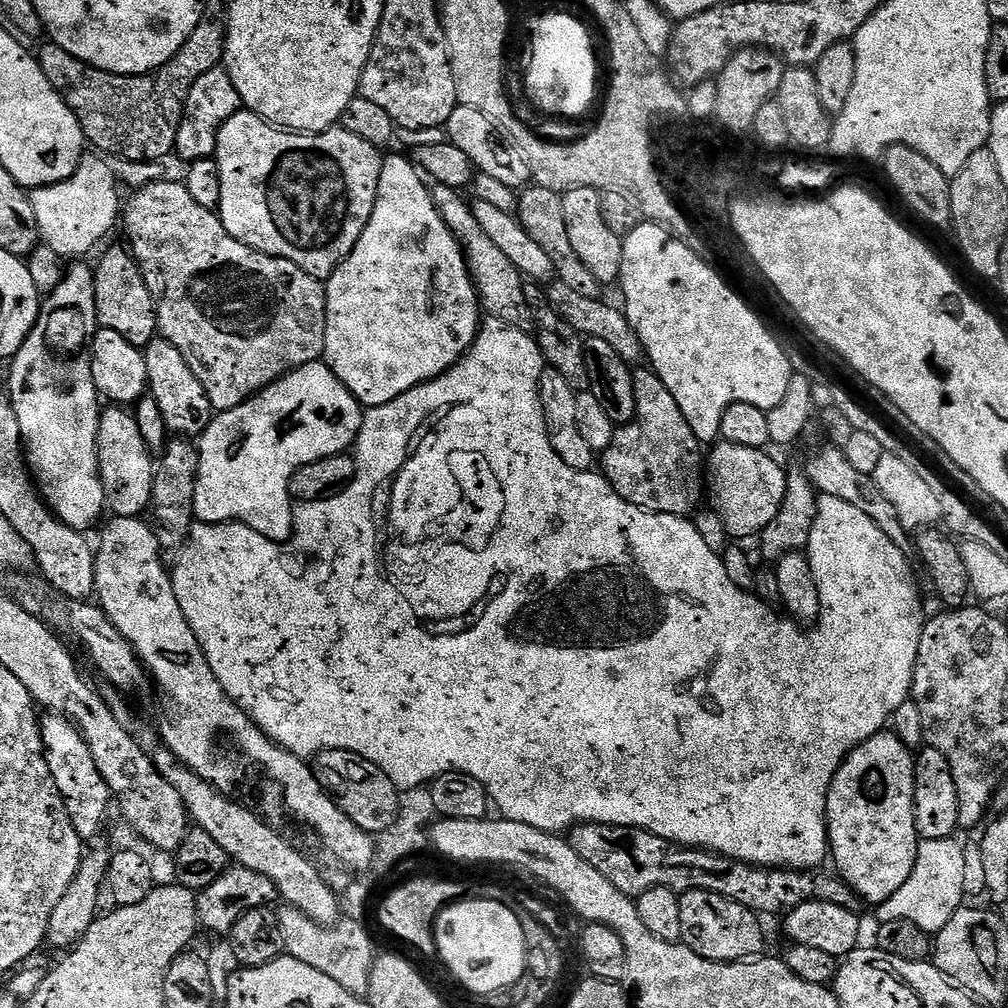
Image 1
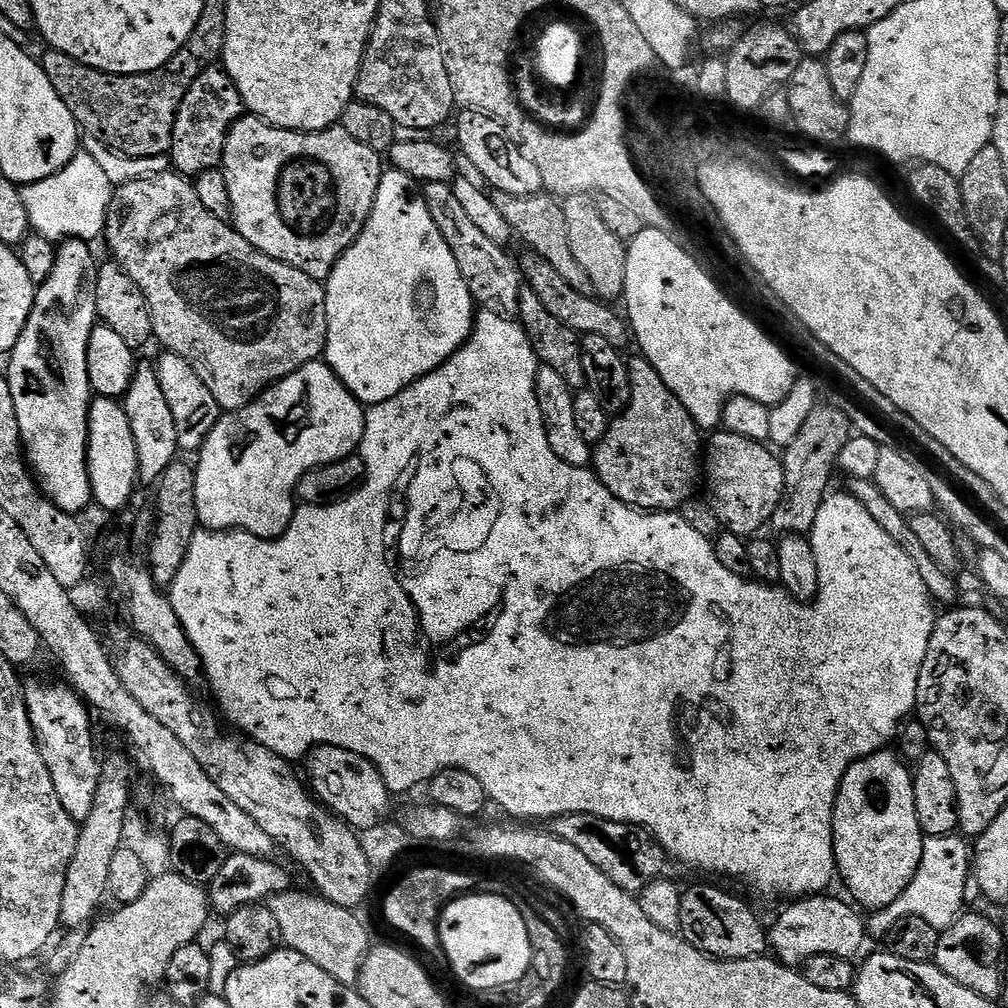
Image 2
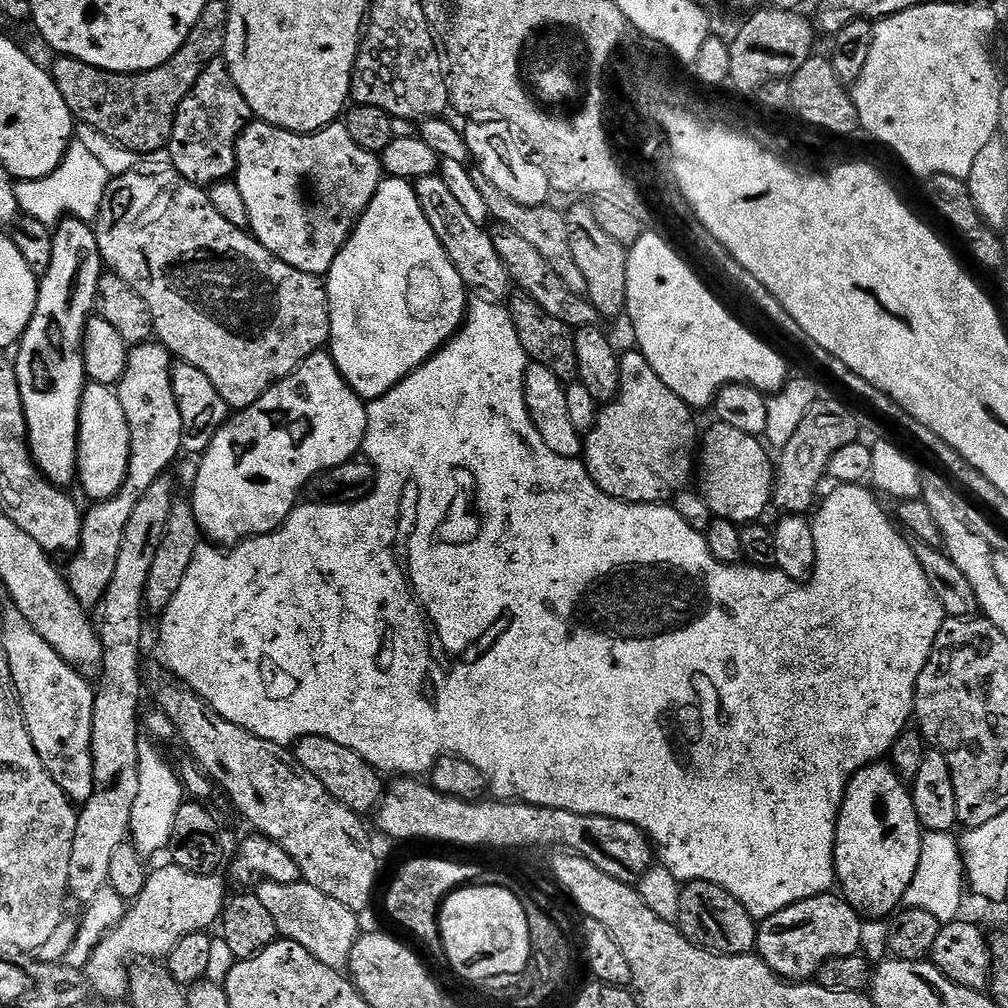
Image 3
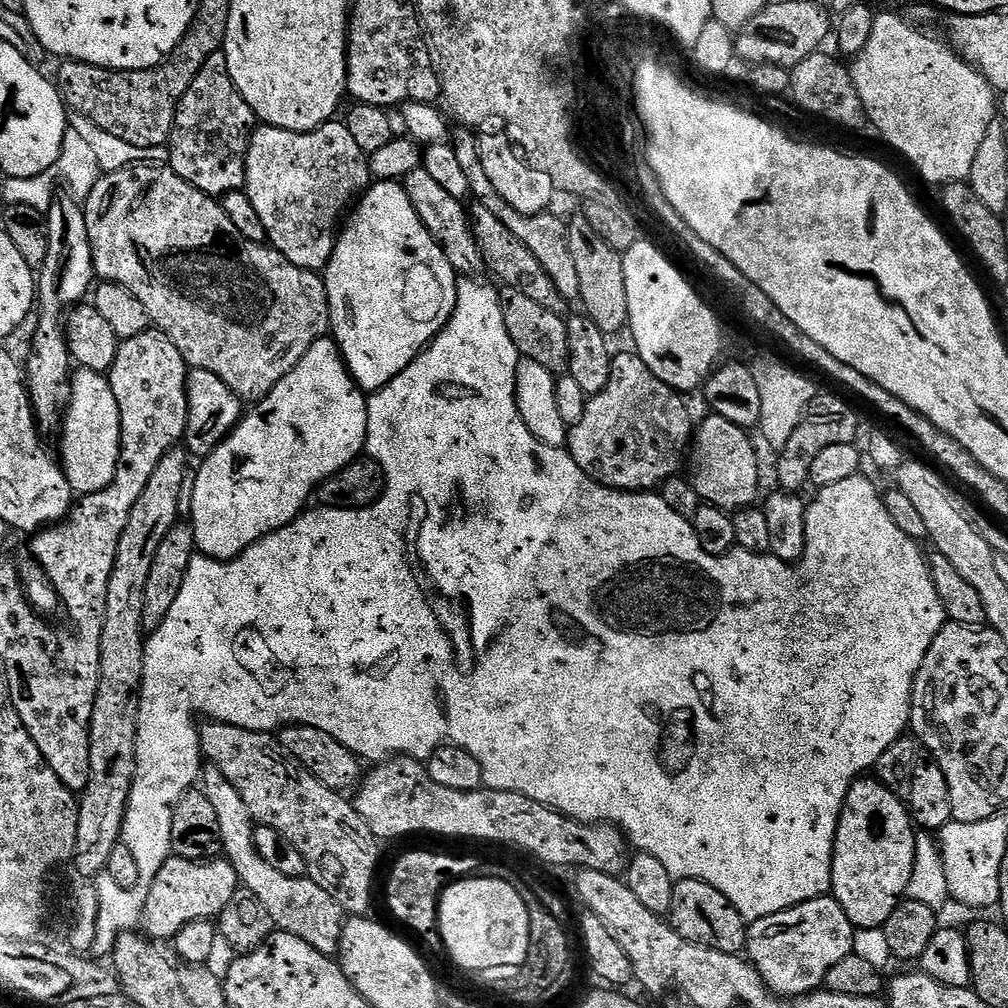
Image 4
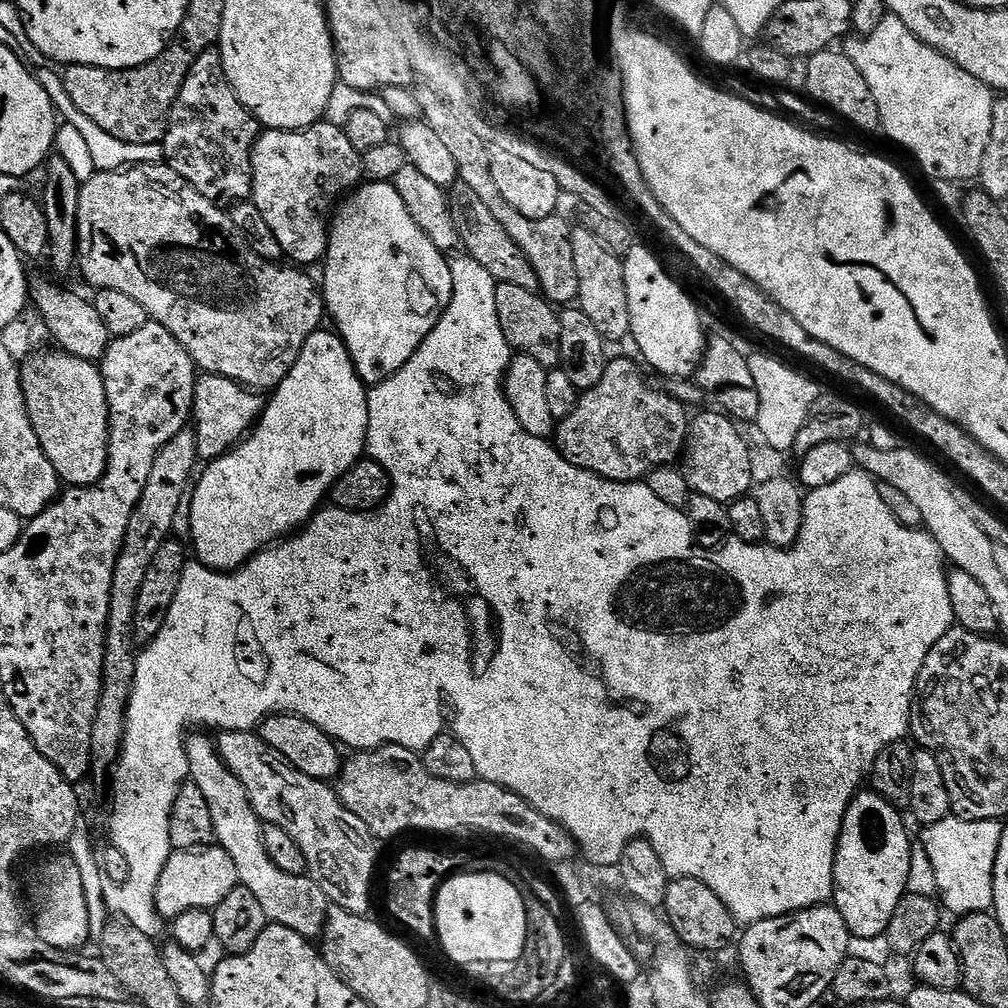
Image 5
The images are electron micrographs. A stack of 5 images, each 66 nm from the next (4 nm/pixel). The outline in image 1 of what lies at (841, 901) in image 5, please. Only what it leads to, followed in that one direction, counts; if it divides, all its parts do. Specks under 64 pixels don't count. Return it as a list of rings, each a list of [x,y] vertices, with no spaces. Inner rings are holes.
[[[885,730],[874,734],[866,742],[862,742],[852,750],[842,762],[838,774],[834,774],[834,782],[828,791],[828,847],[830,849],[831,863],[836,863],[835,871],[840,879],[847,882],[853,890],[856,891],[857,897],[864,900],[871,906],[880,905],[892,894],[898,892],[905,885],[906,880],[910,878],[911,871],[914,870],[916,859],[918,858],[918,848],[921,842],[920,835],[916,833],[916,819],[914,818],[914,778],[916,777],[916,762],[914,759],[913,749],[906,747],[902,741],[897,738],[895,732]]]

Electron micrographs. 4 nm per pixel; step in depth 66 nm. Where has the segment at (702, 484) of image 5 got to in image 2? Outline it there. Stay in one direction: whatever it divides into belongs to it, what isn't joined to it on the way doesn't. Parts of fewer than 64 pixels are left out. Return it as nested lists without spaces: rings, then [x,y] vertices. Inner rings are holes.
[[[715,431],[704,450],[704,487],[706,499],[714,510],[721,527],[743,538],[755,535],[771,521],[774,510],[784,493],[783,463],[767,449],[765,443],[750,440],[742,435]]]

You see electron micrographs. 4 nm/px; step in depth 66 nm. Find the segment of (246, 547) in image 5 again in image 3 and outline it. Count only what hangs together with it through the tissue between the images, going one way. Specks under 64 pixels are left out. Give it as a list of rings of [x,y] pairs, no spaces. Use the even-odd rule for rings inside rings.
[[[324,350],[312,353],[291,374],[279,380],[270,390],[266,390],[266,394],[262,394],[262,398],[258,398],[258,402],[254,402],[249,408],[241,408],[235,414],[229,415],[228,421],[212,436],[210,446],[200,456],[197,484],[190,491],[190,503],[201,533],[217,546],[231,546],[242,540],[247,540],[249,536],[262,536],[266,532],[272,532],[275,528],[281,528],[301,499],[308,483],[319,472],[325,472],[334,466],[342,466],[342,462],[352,459],[363,449],[367,425],[368,410],[365,401],[361,400],[359,394],[344,380],[338,366],[332,361],[331,355]]]

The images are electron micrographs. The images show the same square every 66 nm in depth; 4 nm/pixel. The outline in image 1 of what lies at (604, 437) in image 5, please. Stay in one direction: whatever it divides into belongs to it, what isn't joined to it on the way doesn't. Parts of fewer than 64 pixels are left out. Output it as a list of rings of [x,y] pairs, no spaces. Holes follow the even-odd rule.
[[[637,367],[632,377],[636,413],[631,422],[617,427],[610,446],[602,454],[604,460],[602,475],[628,504],[645,508],[648,512],[691,517],[701,507],[706,496],[706,456],[704,452],[700,453],[702,451],[700,439],[694,434],[690,422],[686,422],[678,402],[674,402],[674,394],[666,390],[662,378],[658,378],[651,367]]]

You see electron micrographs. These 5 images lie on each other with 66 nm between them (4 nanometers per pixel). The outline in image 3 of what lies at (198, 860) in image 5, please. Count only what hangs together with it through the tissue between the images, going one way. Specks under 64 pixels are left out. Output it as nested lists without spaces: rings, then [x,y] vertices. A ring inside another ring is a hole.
[[[171,862],[165,864],[165,868],[155,869],[153,867],[149,871],[148,881],[142,894],[138,894],[138,898],[131,901],[122,920],[98,942],[86,969],[87,981],[91,984],[91,991],[95,995],[105,996],[108,1000],[121,999],[123,1001],[128,994],[128,974],[130,971],[128,959],[131,956],[144,956],[140,958],[167,957],[168,952],[174,950],[174,946],[178,946],[178,942],[182,942],[182,938],[186,938],[186,934],[208,932],[211,929],[211,924],[213,927],[219,921],[226,903],[224,880],[220,874],[199,876],[190,870],[182,870],[177,864]]]

